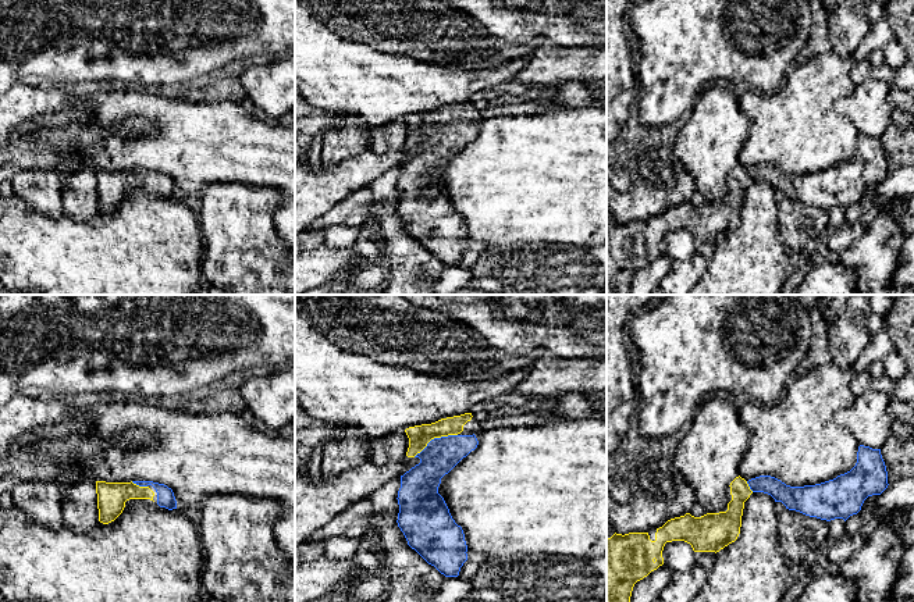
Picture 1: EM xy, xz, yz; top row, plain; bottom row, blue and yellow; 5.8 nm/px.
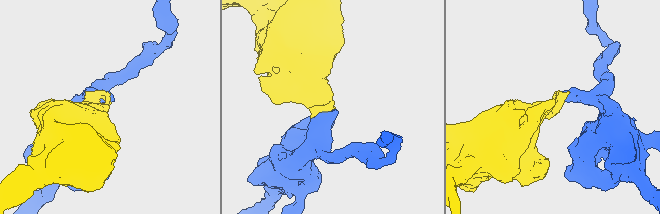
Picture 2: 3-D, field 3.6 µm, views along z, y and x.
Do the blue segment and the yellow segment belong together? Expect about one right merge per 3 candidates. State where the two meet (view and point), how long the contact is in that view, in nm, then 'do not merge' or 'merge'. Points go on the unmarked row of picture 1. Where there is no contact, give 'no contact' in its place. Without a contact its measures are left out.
xz (434, 127) | 280 nm | merge

